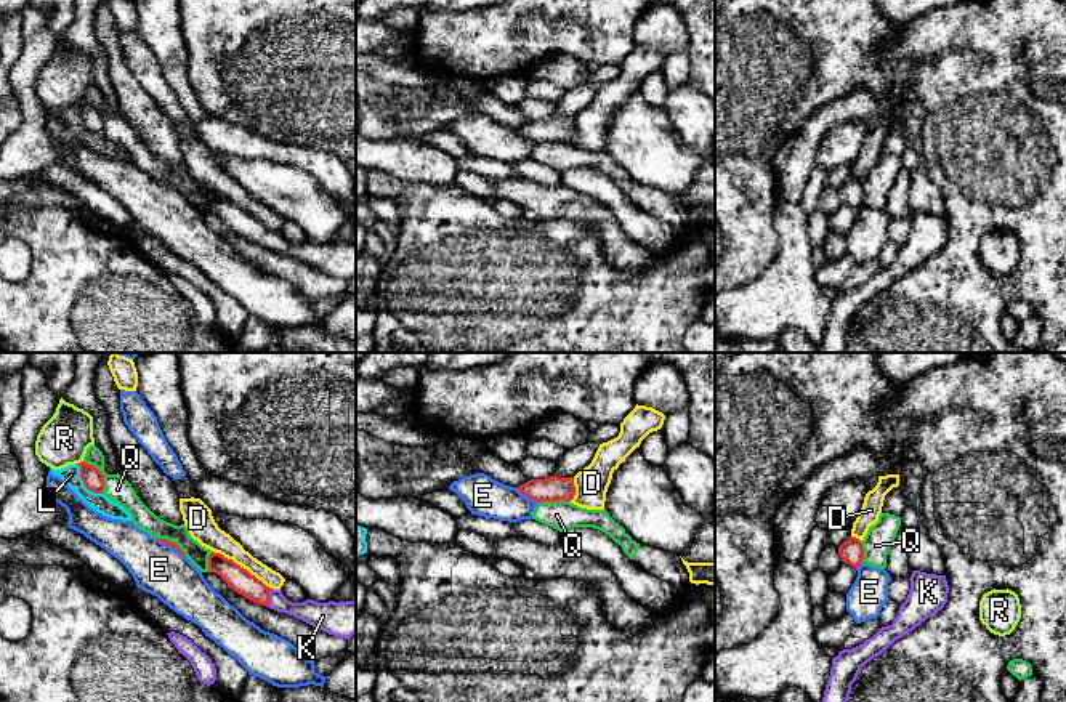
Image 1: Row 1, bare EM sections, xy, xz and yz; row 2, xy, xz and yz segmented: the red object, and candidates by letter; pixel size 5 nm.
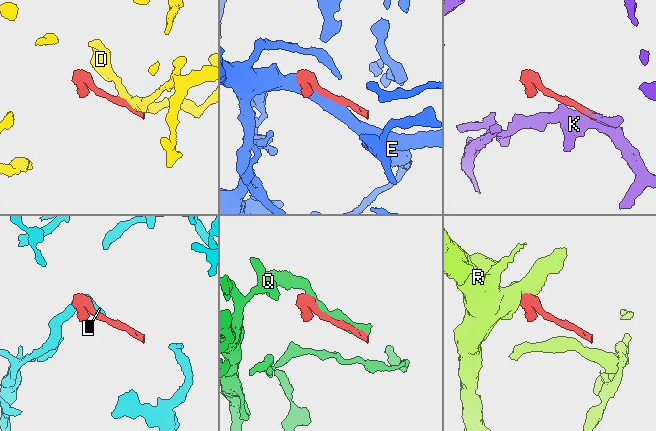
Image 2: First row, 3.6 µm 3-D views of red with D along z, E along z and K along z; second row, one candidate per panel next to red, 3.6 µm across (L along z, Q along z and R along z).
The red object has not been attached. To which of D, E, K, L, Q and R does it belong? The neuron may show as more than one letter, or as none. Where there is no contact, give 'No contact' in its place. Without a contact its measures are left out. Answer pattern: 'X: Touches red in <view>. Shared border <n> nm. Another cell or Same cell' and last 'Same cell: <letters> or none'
D: Touches red in xy. Shared border 340 nm. Another cell
E: Touches red in xz. Shared border 140 nm. Another cell
K: Touches red in xy. Shared border 100 nm. Same cell
L: Touches red in xy. Shared border 200 nm. Another cell
Q: Touches red in xy. Shared border 190 nm. Another cell
R: Touches red in xy. Shared border 40 nm. Another cell
Same cell: K

